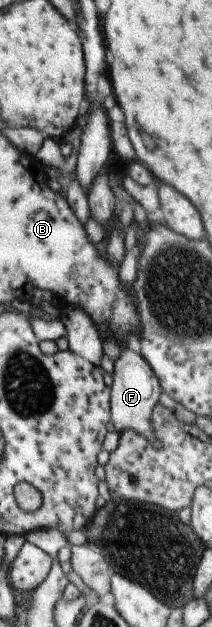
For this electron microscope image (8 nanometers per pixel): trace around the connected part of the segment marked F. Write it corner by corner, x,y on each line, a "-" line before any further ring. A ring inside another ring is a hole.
125,349
121,355
111,364
111,385
110,385
110,420
113,428
118,433
123,430
135,430
135,434
141,435
146,441
153,445
156,442
149,424
151,408
157,403
161,392
157,379
152,370
148,367
147,361
136,349

